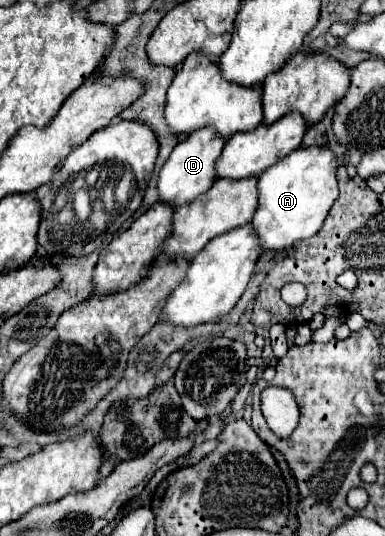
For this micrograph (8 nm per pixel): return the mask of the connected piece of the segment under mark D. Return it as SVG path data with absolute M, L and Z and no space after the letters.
M202 127L200 131L194 131L192 135L188 135L186 139L182 139L174 151L170 153L168 161L164 163L160 177L158 177L158 193L160 199L158 201L166 201L172 203L176 207L190 203L194 197L206 193L216 177L216 159L220 157L222 149L226 145L226 139L220 137L216 131L212 131L212 127Z

